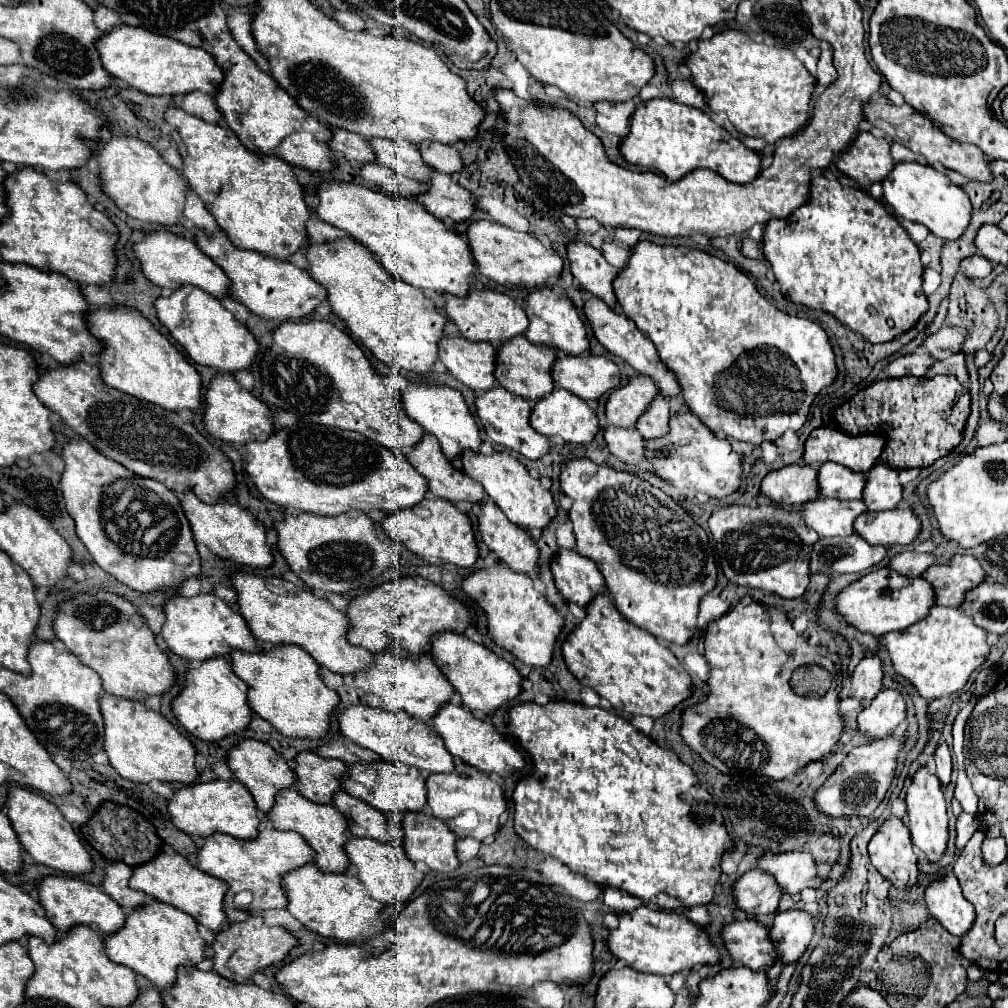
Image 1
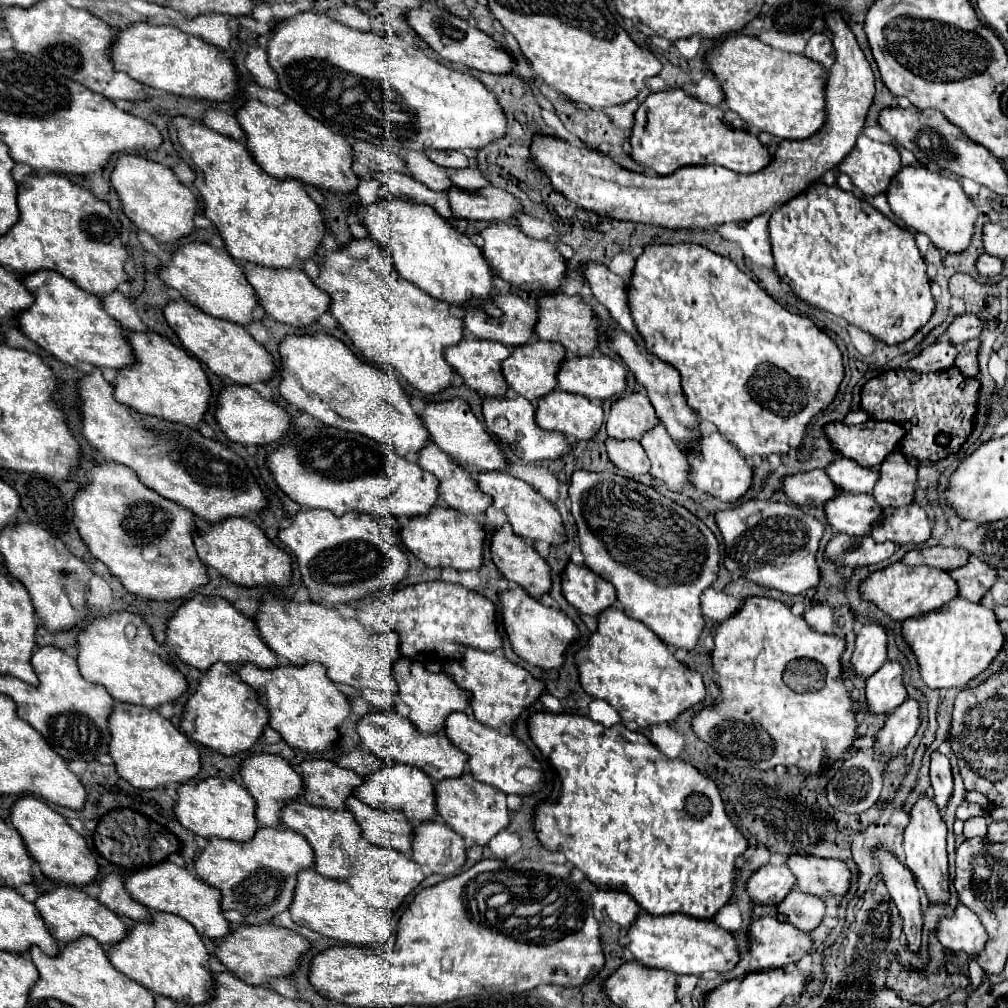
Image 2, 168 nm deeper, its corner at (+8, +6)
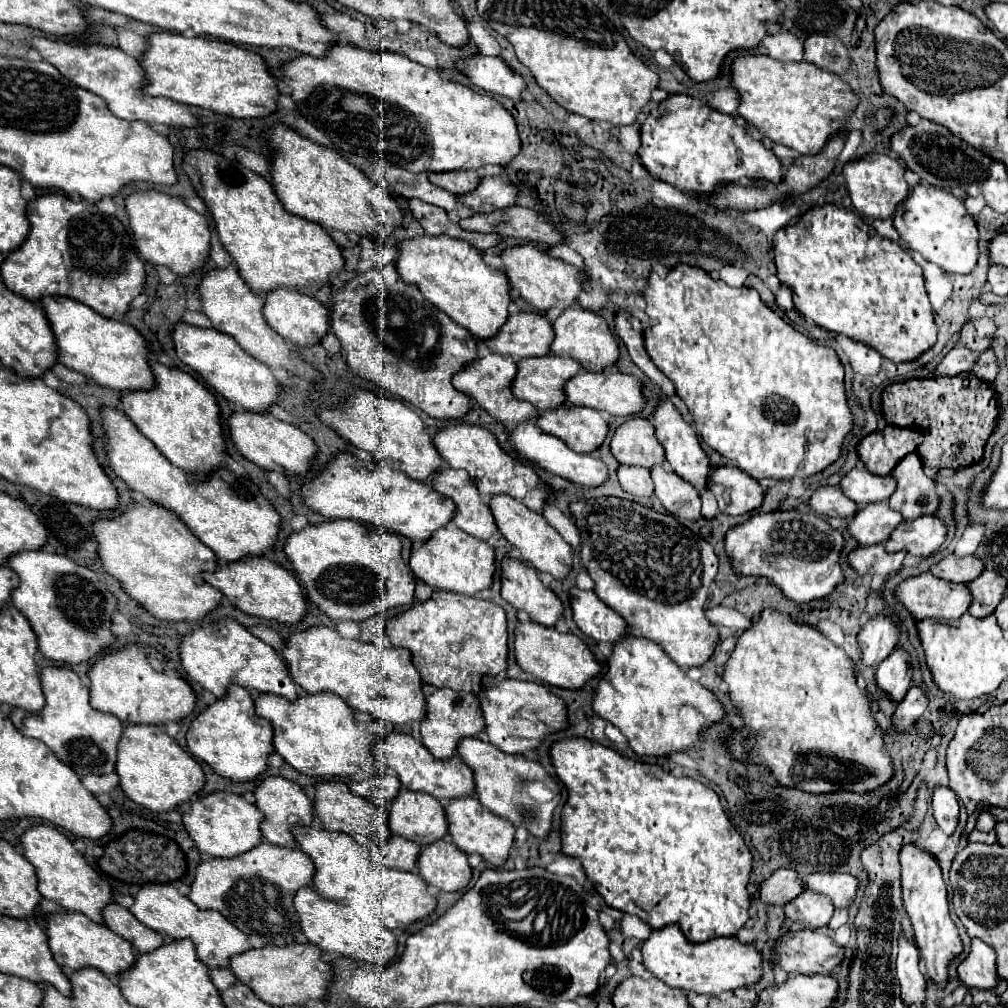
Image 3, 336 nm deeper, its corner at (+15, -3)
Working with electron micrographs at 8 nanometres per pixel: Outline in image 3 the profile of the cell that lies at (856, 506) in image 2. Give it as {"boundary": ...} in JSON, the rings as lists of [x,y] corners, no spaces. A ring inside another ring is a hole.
{"boundary":[[[875,502],[857,510],[855,516],[847,522],[847,530],[861,546],[871,546],[879,542],[883,544],[901,520],[901,514],[889,510],[887,502]]]}

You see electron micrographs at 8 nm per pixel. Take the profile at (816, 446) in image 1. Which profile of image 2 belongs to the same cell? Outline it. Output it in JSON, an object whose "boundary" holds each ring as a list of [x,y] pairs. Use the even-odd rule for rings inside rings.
{"boundary":[[[876,419],[862,425],[830,423],[826,425],[826,435],[834,449],[844,457],[854,459],[864,467],[878,467],[888,453],[898,449],[904,437],[904,427]]]}

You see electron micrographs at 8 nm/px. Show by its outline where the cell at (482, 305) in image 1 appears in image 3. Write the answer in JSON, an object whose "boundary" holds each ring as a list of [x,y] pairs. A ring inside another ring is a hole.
{"boundary":[[[517,312],[507,318],[493,338],[483,340],[483,344],[503,356],[543,356],[549,352],[553,340],[551,322],[545,316],[533,312]]]}

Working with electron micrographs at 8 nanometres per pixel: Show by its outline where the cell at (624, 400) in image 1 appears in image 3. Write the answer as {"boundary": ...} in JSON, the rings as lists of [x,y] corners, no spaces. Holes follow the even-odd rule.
{"boundary":[[[627,418],[611,438],[611,454],[629,466],[651,468],[665,462],[663,446],[655,438],[655,428],[649,418]]]}

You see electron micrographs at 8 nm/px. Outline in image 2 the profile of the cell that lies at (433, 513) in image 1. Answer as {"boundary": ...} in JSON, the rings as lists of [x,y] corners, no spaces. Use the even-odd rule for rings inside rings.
{"boundary":[[[436,505],[426,517],[410,519],[408,525],[402,527],[400,537],[404,547],[428,567],[452,567],[456,571],[472,571],[480,569],[482,565],[486,533],[474,517],[468,517],[456,509],[442,509],[440,505]]]}

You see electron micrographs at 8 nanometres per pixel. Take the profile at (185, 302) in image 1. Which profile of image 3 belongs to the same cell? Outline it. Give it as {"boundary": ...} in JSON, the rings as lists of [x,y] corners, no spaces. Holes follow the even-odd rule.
{"boundary":[[[179,322],[179,326],[173,328],[171,338],[179,360],[193,368],[215,392],[225,396],[229,402],[235,402],[251,412],[265,412],[271,404],[275,404],[279,394],[279,384],[275,376],[263,362],[249,356],[229,334]]]}

